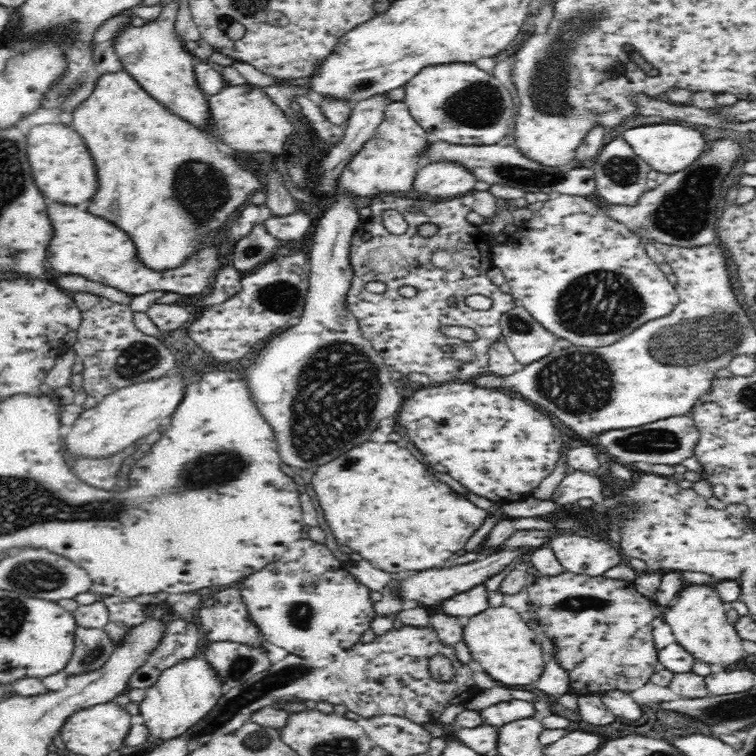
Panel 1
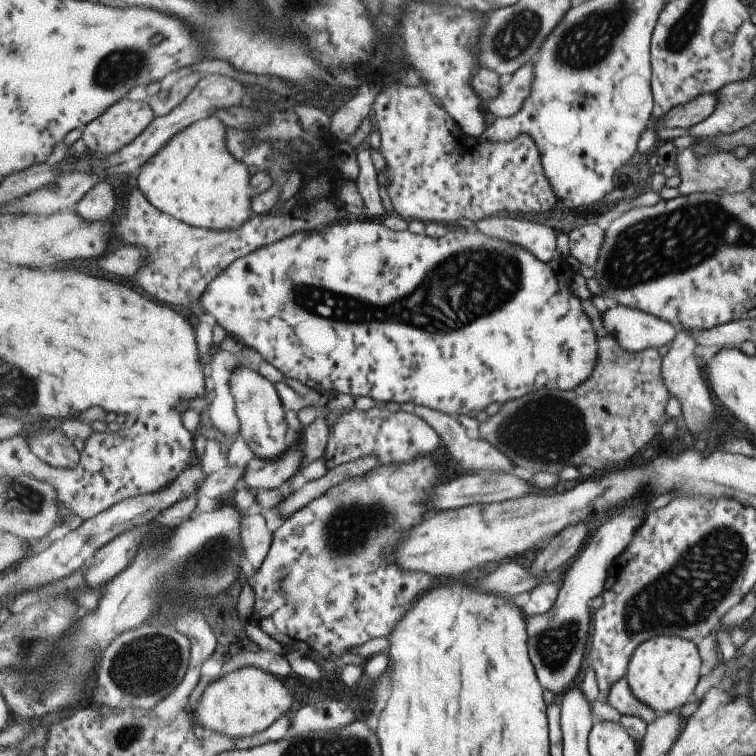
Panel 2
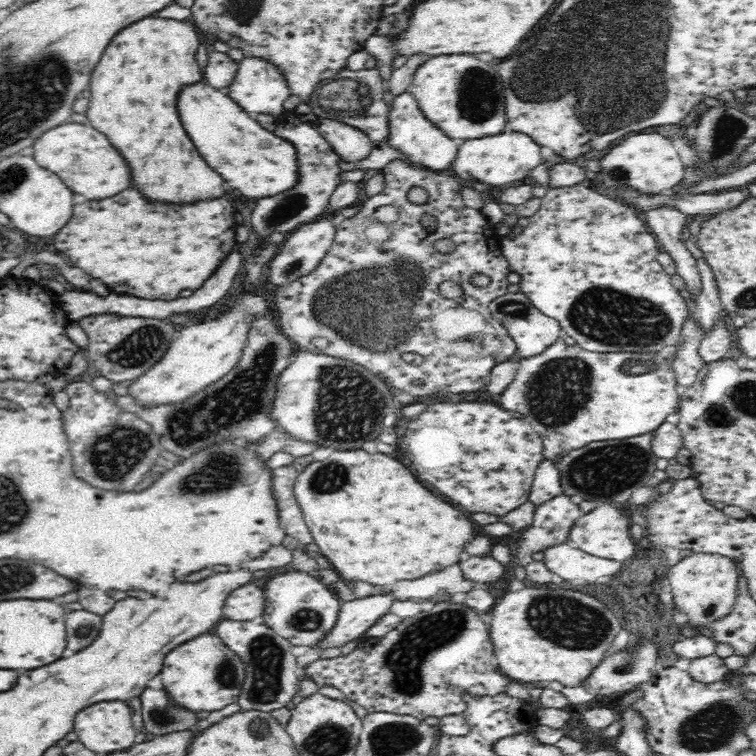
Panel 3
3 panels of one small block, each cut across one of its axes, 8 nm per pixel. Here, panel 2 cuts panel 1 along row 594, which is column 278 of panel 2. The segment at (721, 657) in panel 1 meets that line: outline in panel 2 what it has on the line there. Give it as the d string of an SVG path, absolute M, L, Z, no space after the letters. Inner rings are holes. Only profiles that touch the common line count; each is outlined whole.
M248 666L227 673L218 681L209 684L193 716L206 733L218 732L235 738L250 737L267 730L281 717L291 714L291 704L293 696L283 679L261 667Z

